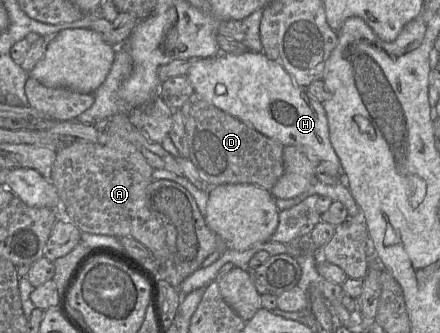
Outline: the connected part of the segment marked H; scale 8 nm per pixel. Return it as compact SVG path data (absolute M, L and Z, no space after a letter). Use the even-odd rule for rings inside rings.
M263 52L220 54L199 59L186 73L194 93L223 112L239 119L283 146L296 146L312 161L331 162L341 170L340 160L329 138L328 121L322 103L295 83L291 75Z

